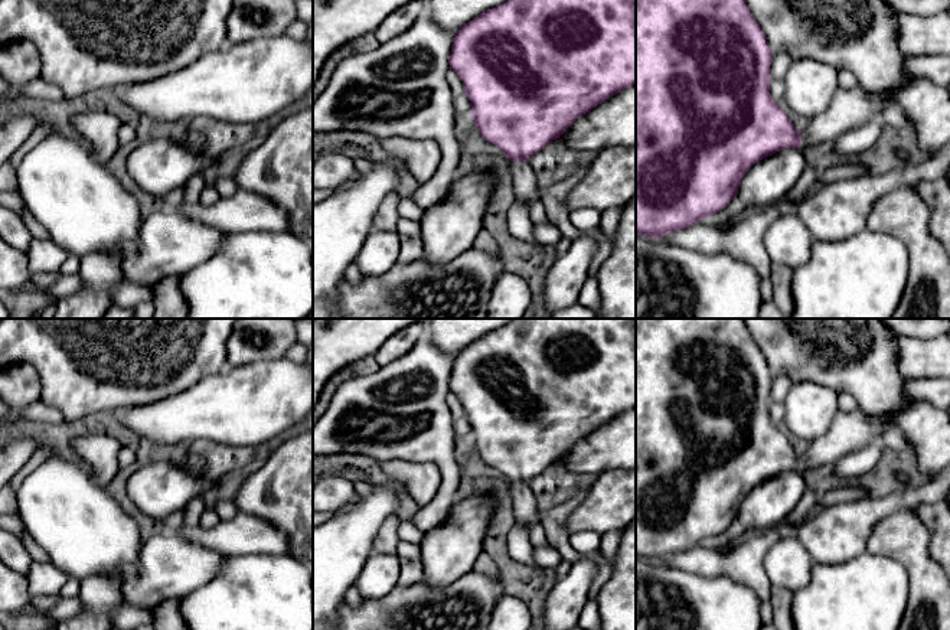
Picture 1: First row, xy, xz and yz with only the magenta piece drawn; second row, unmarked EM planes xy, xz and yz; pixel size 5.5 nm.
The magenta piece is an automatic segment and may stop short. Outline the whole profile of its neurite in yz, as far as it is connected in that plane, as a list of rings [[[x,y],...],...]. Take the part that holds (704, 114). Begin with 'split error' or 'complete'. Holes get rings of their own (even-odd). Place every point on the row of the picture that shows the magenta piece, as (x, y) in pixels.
split error; [[[636,0],[636,234],[647,238],[662,238],[670,232],[689,228],[709,215],[715,215],[738,195],[742,176],[760,160],[784,148],[809,147],[836,140],[843,133],[871,120],[879,120],[882,111],[892,102],[876,98],[859,85],[852,89],[836,89],[826,111],[810,120],[800,134],[787,114],[770,95],[770,65],[773,53],[765,33],[755,22],[745,0]]]

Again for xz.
split error; [[[507,0],[454,35],[448,63],[464,84],[480,136],[510,160],[516,200],[532,206],[541,187],[525,160],[559,138],[578,117],[636,85],[636,0]]]

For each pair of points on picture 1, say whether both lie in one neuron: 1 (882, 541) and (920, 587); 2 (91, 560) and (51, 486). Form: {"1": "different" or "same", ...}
{"1": "same", "2": "same"}

